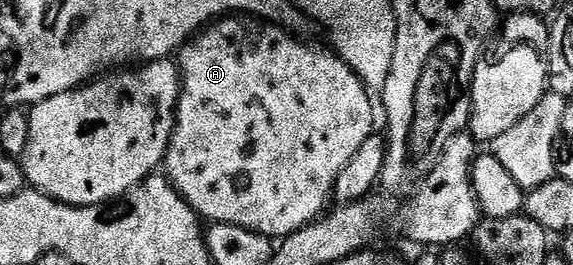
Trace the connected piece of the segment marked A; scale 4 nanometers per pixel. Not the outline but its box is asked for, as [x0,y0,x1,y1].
[164,17,375,241]

